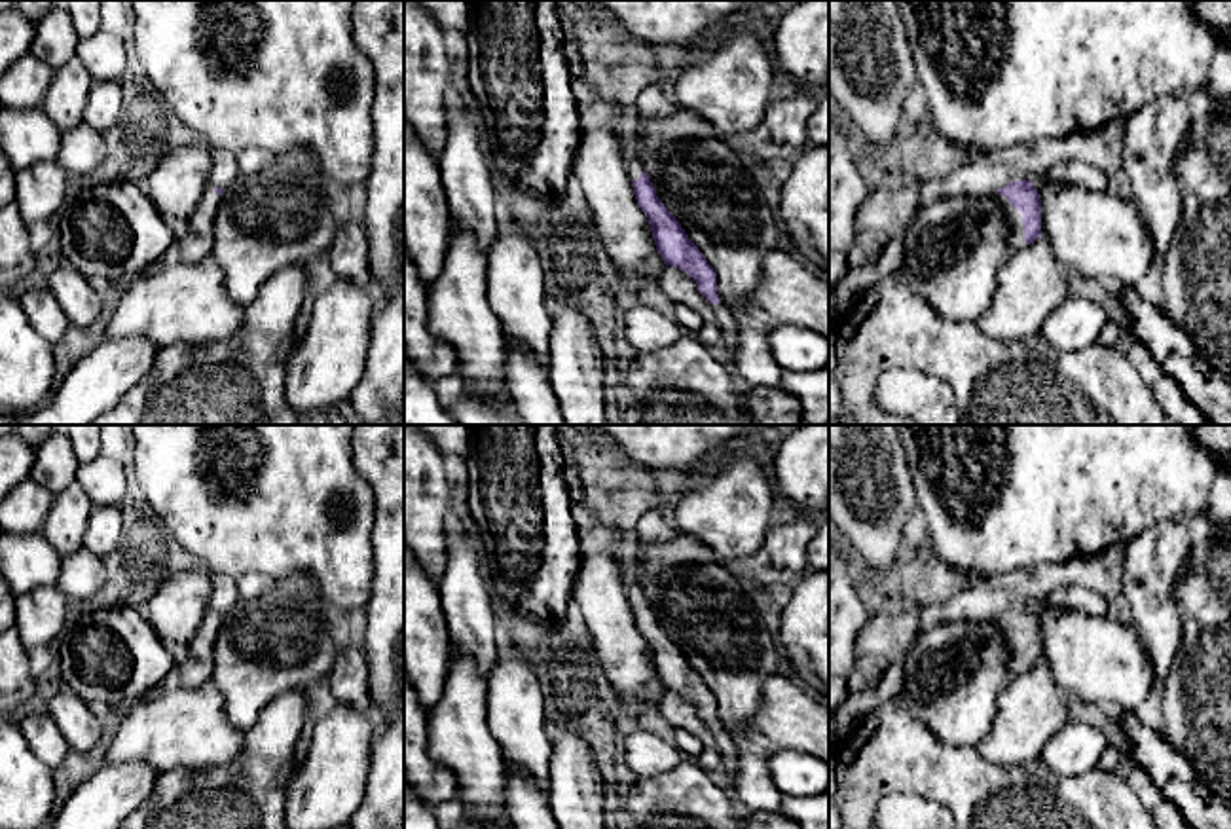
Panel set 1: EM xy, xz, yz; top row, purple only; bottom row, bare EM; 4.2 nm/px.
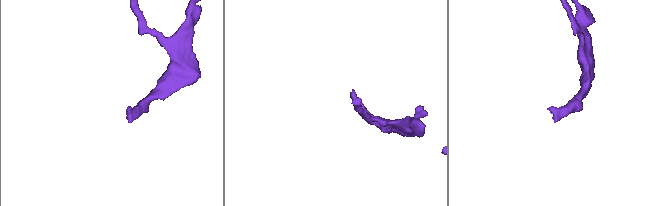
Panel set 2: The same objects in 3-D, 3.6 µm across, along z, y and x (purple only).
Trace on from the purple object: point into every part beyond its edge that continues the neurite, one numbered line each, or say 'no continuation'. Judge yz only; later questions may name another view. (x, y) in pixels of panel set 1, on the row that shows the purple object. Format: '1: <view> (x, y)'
1: yz (1015, 241)

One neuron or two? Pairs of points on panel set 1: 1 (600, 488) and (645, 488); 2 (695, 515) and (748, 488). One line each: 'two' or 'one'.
1: one
2: one

